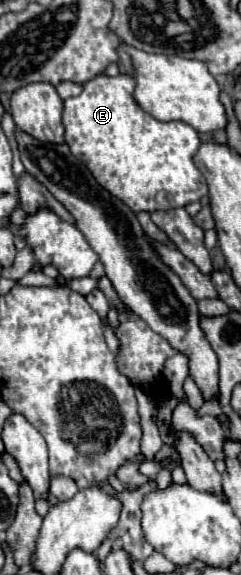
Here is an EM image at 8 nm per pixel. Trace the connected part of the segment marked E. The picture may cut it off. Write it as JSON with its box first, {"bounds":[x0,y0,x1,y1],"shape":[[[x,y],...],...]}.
{"bounds":[63,75,207,211],"shape":[[[97,75],[83,85],[81,95],[65,99],[63,127],[65,143],[71,153],[81,159],[93,173],[97,183],[111,195],[121,199],[131,211],[169,211],[175,207],[185,207],[191,201],[199,201],[207,195],[207,183],[201,171],[193,163],[193,155],[199,149],[199,133],[183,121],[159,121],[147,115],[133,99],[135,79],[129,75]]]}

